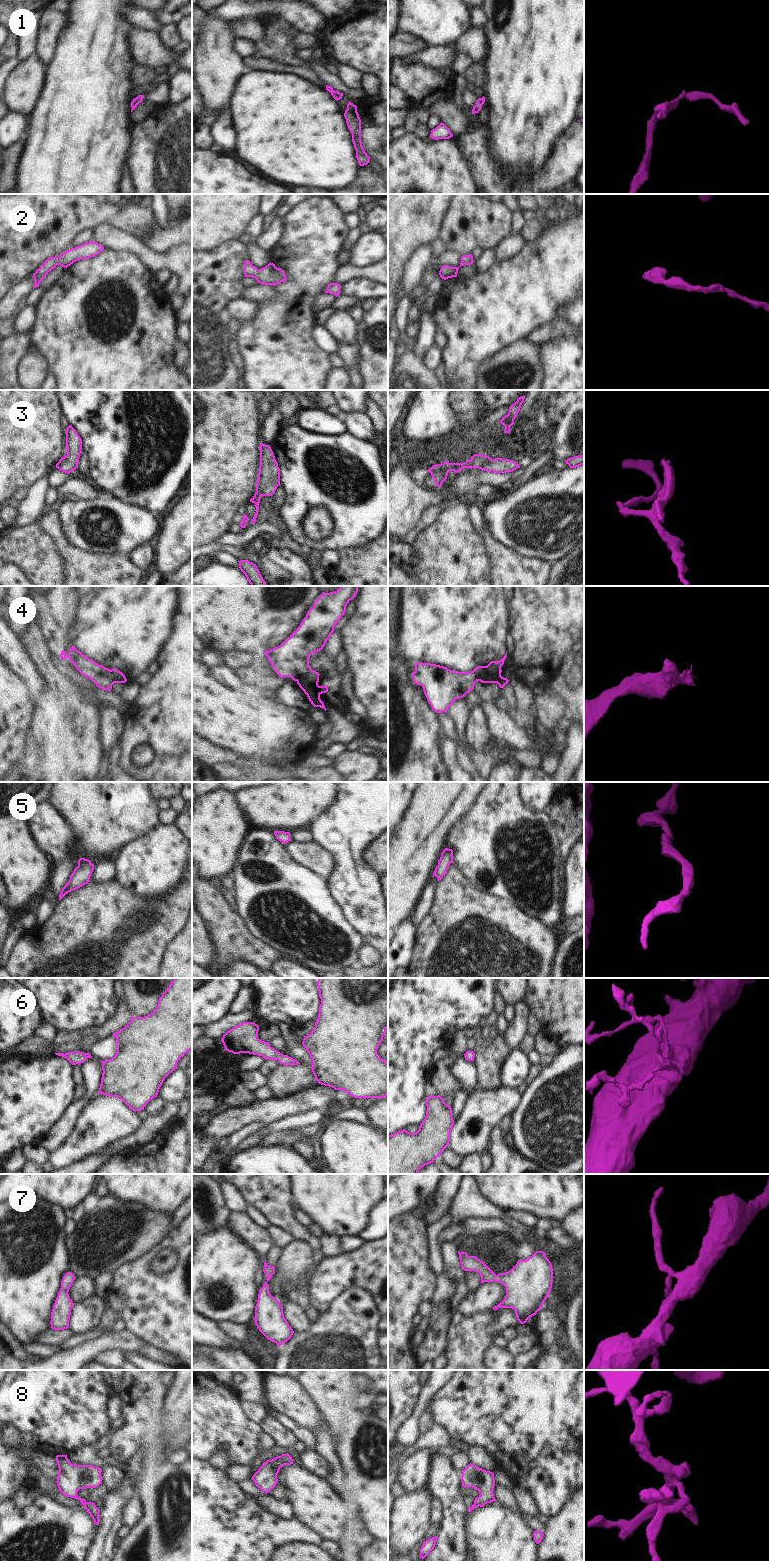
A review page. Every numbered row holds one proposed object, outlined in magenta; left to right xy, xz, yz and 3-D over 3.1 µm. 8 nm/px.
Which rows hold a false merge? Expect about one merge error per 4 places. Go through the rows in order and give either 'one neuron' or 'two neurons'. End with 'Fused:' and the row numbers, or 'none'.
1: one neuron
2: one neuron
3: one neuron
4: two neurons
5: one neuron
6: one neuron
7: one neuron
8: one neuron
Fused: 4

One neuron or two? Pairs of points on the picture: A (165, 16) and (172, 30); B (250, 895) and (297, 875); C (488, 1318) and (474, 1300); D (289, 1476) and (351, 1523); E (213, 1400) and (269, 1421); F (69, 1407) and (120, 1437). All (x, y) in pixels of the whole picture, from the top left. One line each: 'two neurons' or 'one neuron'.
A: two neurons
B: one neuron
C: two neurons
D: one neuron
E: two neurons
F: two neurons

